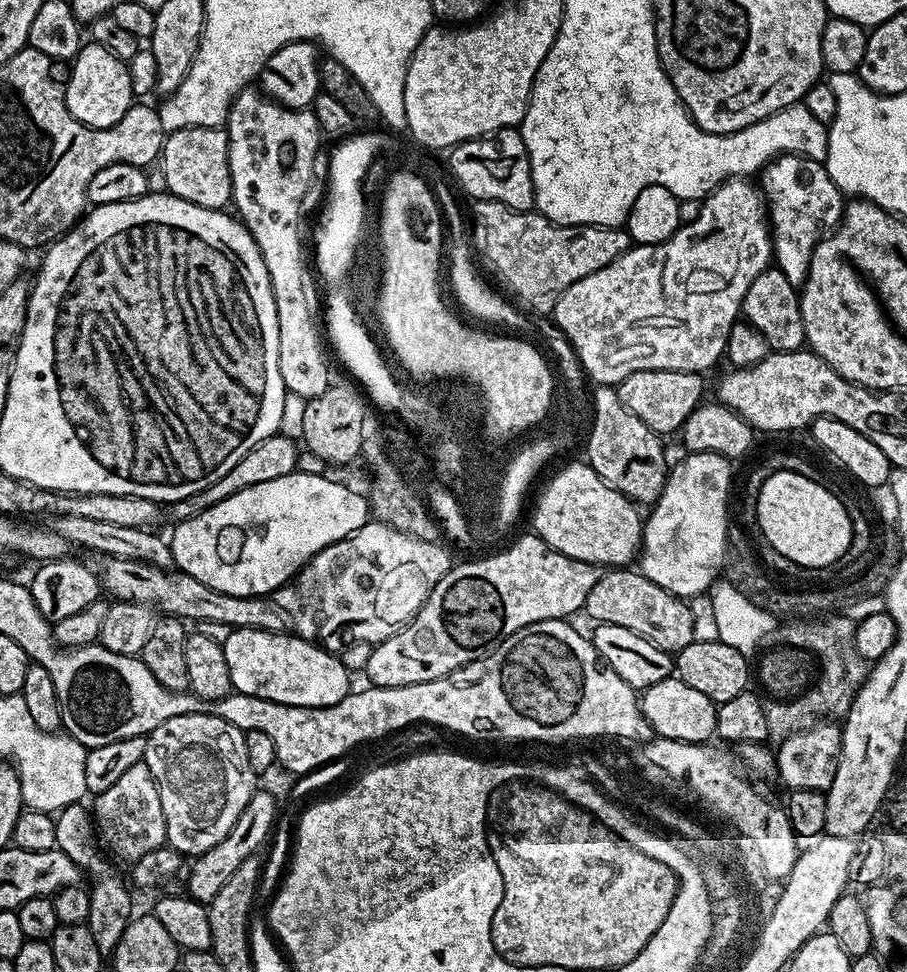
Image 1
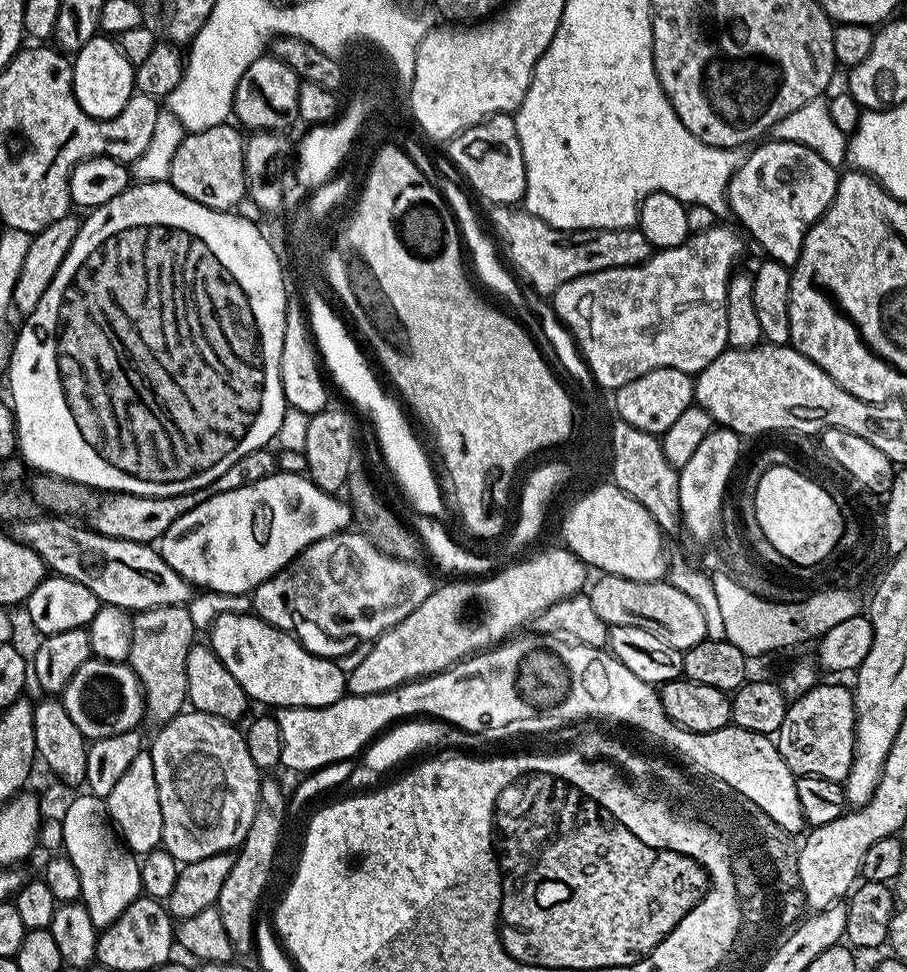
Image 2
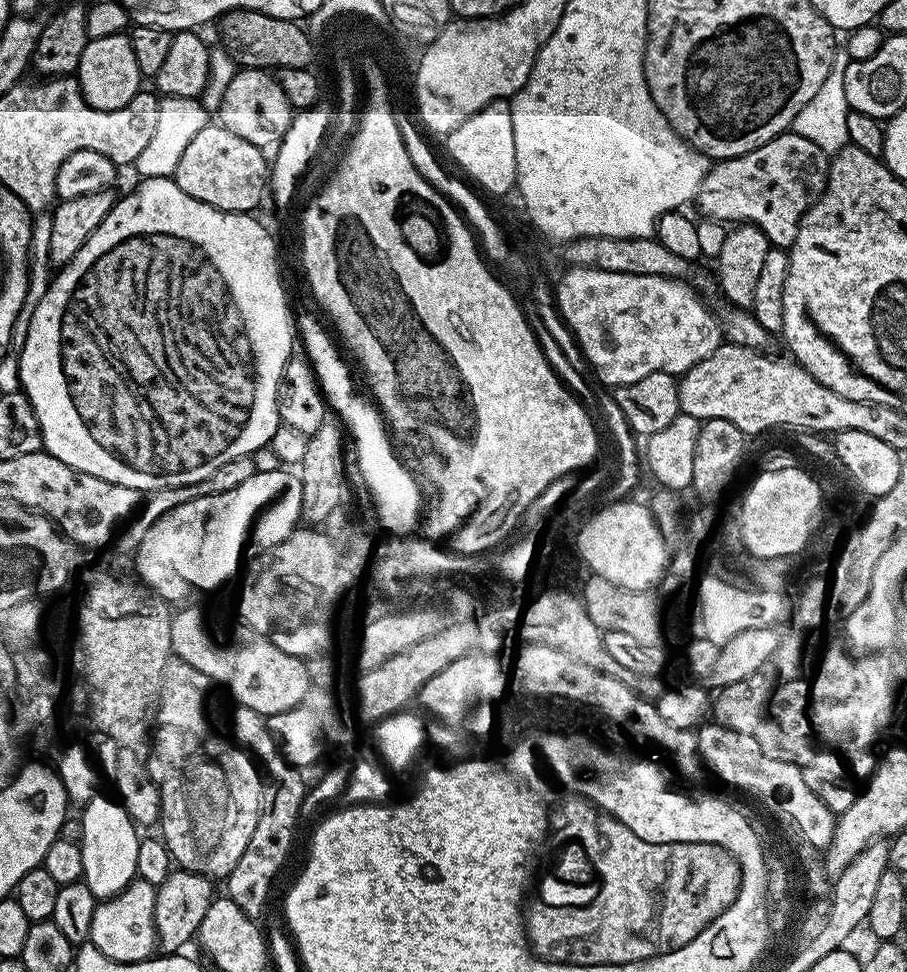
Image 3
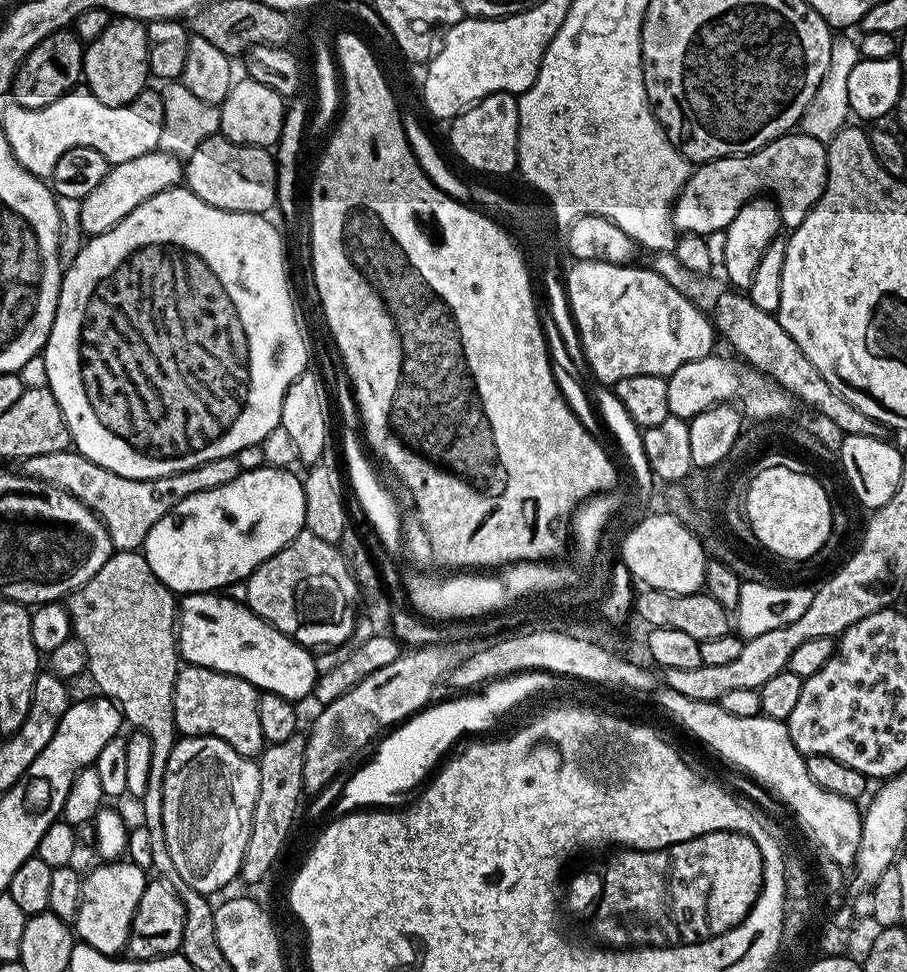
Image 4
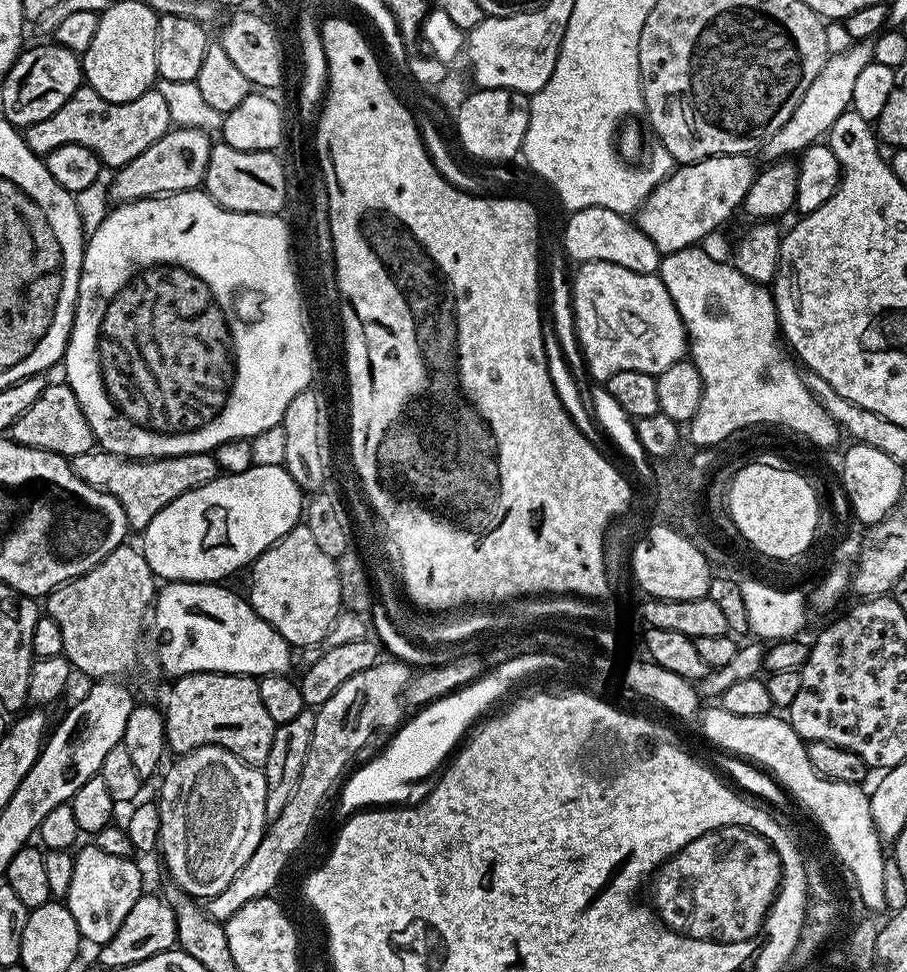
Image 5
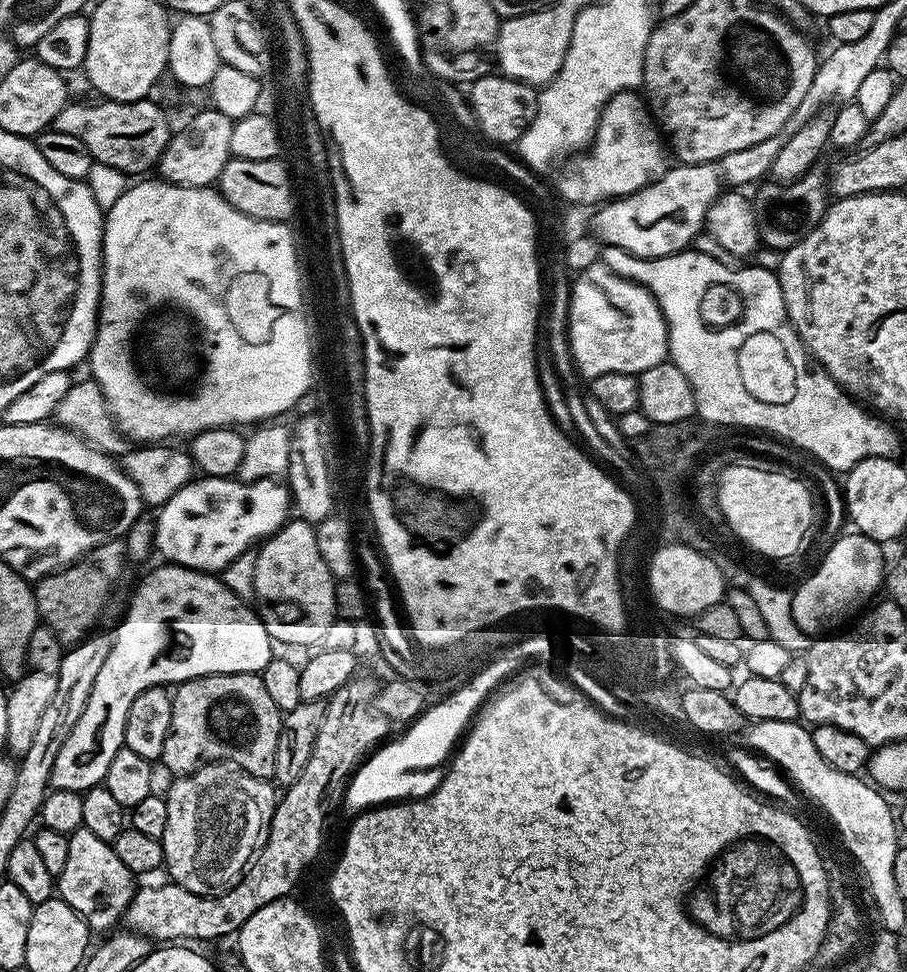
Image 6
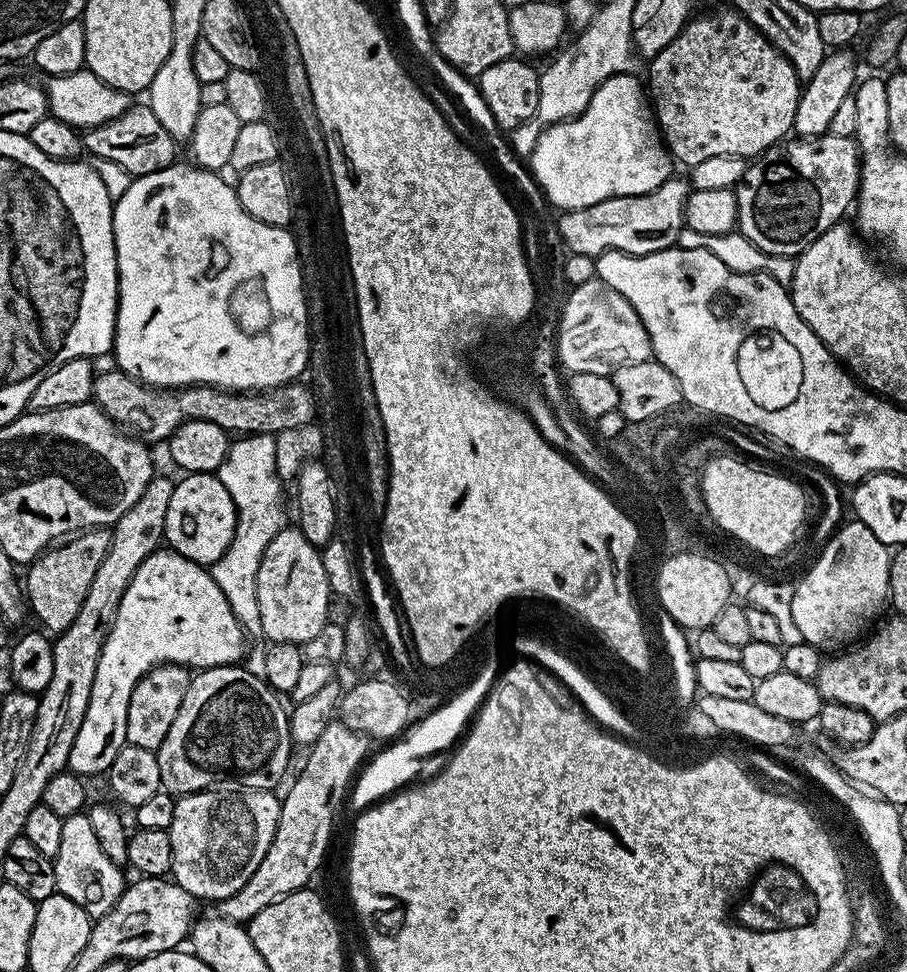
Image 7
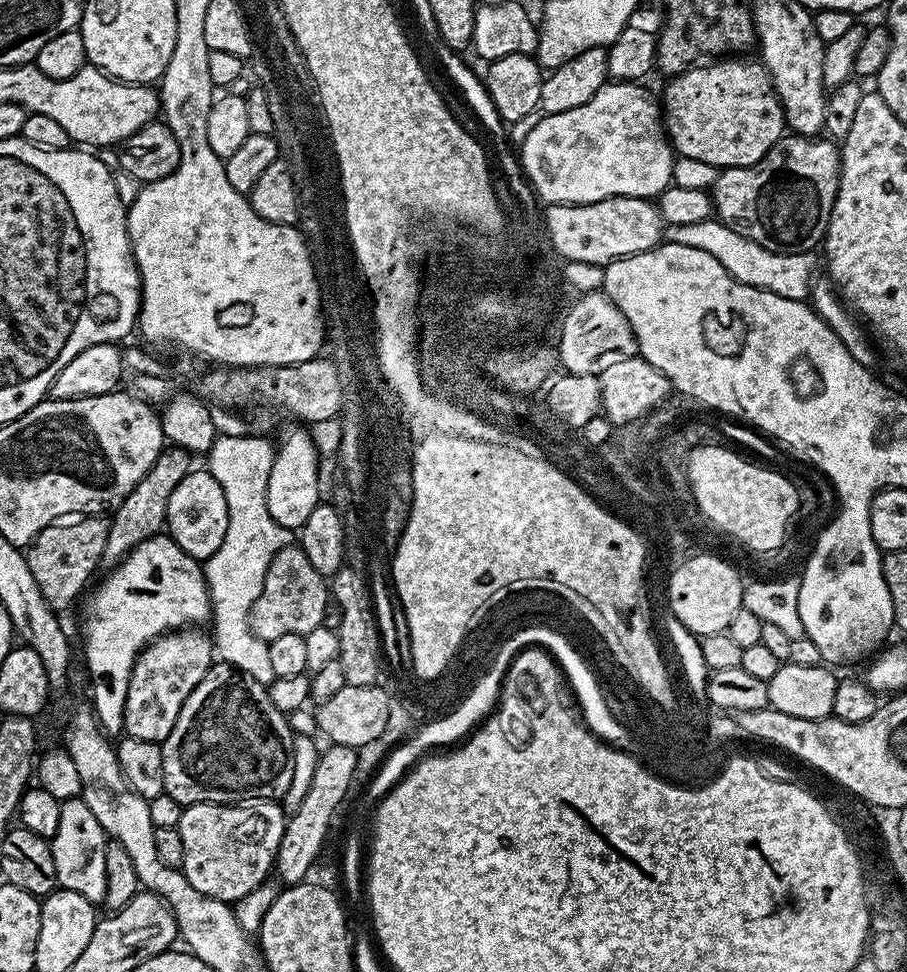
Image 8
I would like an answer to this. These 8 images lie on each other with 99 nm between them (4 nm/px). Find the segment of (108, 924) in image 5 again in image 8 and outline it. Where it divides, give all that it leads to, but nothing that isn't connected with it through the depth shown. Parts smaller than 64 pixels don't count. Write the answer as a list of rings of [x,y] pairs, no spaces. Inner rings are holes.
[[[83,798],[61,803],[58,830],[50,837],[50,843],[57,885],[74,890],[74,894],[82,894],[82,898],[92,904],[103,905],[106,894],[106,837],[98,818],[94,818]]]

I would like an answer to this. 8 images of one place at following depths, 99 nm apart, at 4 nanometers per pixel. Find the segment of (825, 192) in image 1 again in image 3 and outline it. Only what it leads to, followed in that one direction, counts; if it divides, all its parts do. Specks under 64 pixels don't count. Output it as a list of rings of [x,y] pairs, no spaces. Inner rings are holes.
[[[791,130],[776,136],[770,142],[750,150],[745,156],[735,156],[729,160],[721,160],[709,167],[708,174],[695,203],[700,204],[705,217],[721,222],[743,222],[760,228],[762,234],[766,234],[769,245],[774,248],[791,249],[794,238],[798,234],[798,226],[802,218],[814,206],[814,202],[824,193],[828,184],[829,157],[810,138],[802,138]]]

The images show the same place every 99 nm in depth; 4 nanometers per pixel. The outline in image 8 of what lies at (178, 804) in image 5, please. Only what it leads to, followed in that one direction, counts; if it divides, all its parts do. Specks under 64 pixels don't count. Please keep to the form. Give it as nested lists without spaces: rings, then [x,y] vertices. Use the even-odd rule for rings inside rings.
[[[253,799],[239,804],[190,804],[181,811],[180,833],[182,834],[182,871],[202,894],[225,902],[239,902],[269,879],[276,855],[282,842],[286,817],[281,805],[274,800]]]

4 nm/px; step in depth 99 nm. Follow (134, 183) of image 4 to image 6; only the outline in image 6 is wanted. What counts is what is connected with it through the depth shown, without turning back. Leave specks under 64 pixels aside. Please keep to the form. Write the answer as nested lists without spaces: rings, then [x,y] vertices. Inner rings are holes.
[[[211,106],[199,109],[188,124],[173,133],[166,150],[163,151],[156,170],[159,177],[172,184],[188,187],[211,187],[219,181],[220,174],[228,159],[231,159],[230,139],[234,122]]]

